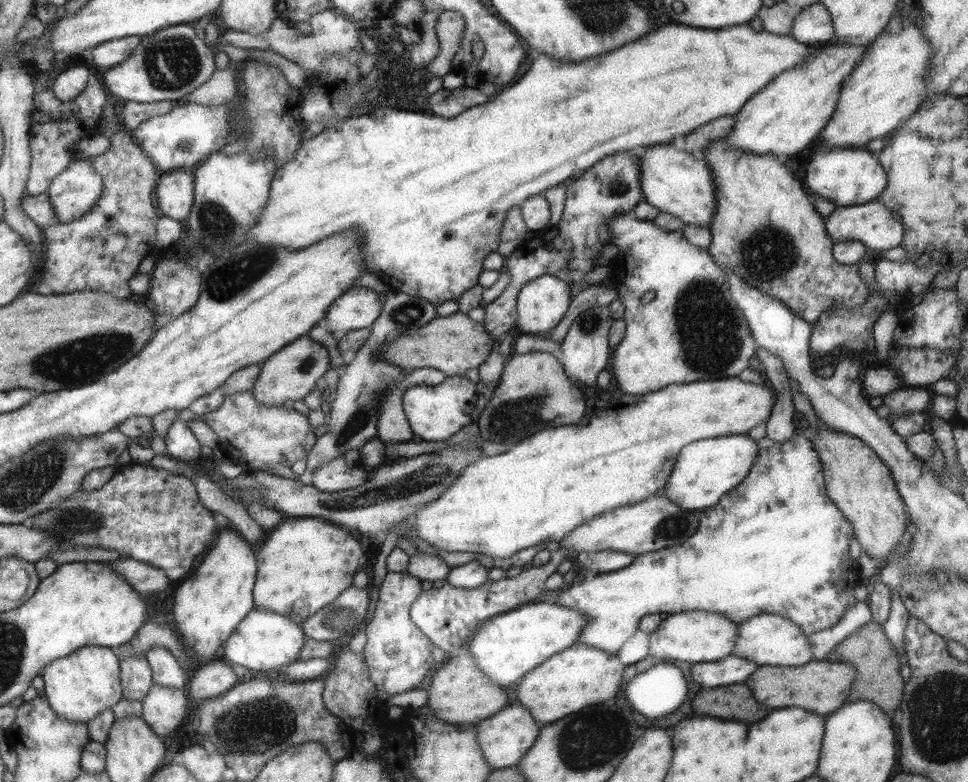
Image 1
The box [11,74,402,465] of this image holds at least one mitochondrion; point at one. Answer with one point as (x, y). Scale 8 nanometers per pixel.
(85, 357)

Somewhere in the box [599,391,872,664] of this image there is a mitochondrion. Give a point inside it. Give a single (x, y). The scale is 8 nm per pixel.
(674, 527)

